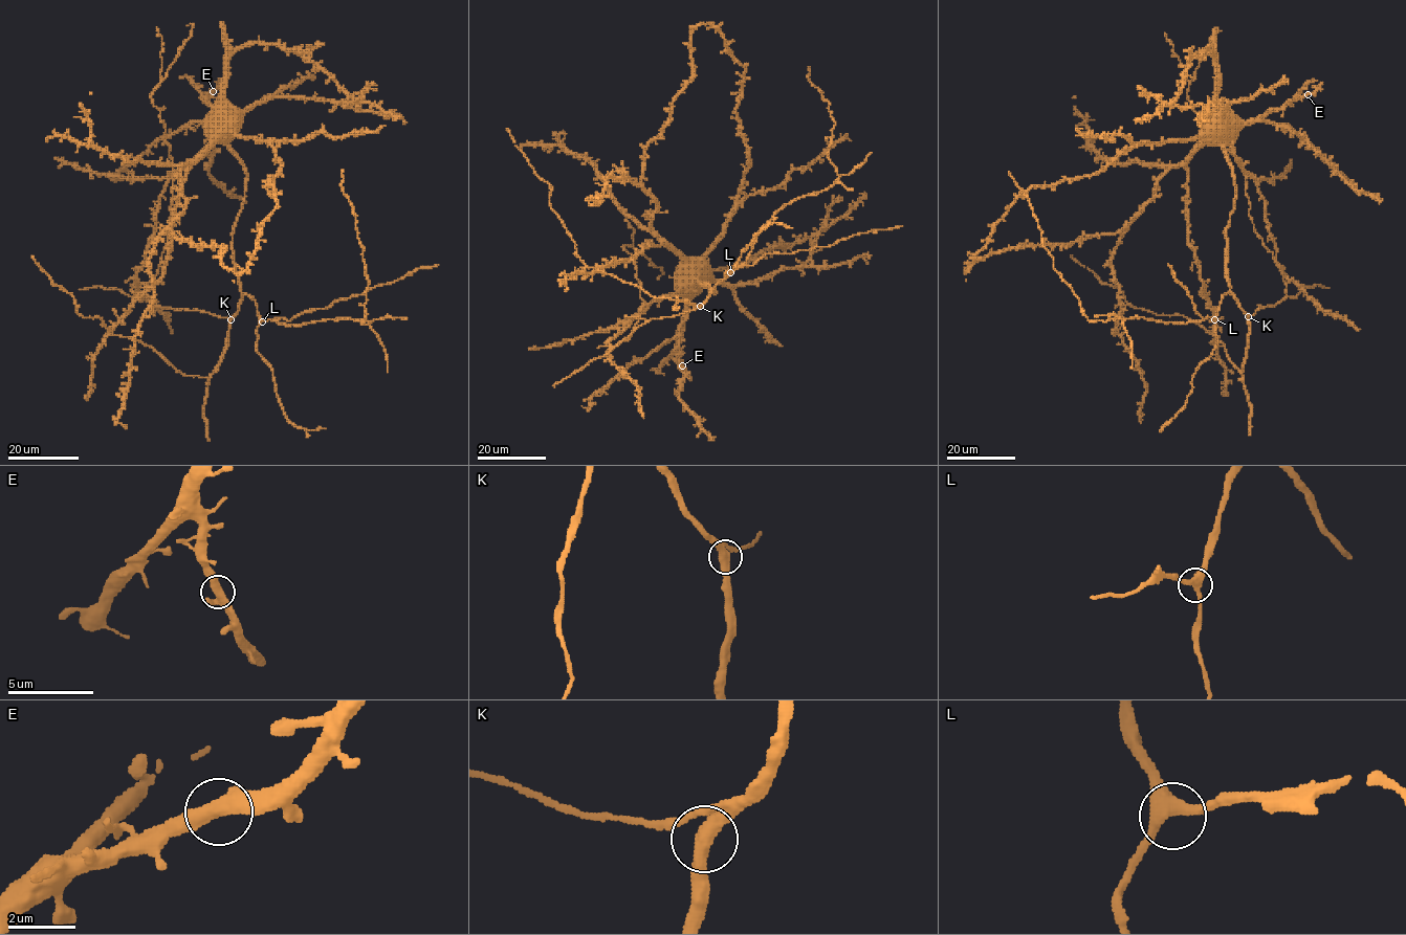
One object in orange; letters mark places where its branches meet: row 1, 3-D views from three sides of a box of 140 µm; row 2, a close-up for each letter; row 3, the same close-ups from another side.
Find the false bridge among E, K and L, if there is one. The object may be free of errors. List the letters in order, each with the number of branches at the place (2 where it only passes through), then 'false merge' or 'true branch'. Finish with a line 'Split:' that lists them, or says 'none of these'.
E: 3 | true branch
K: 3 | true branch
L: 3 | true branch
Split: none of these

